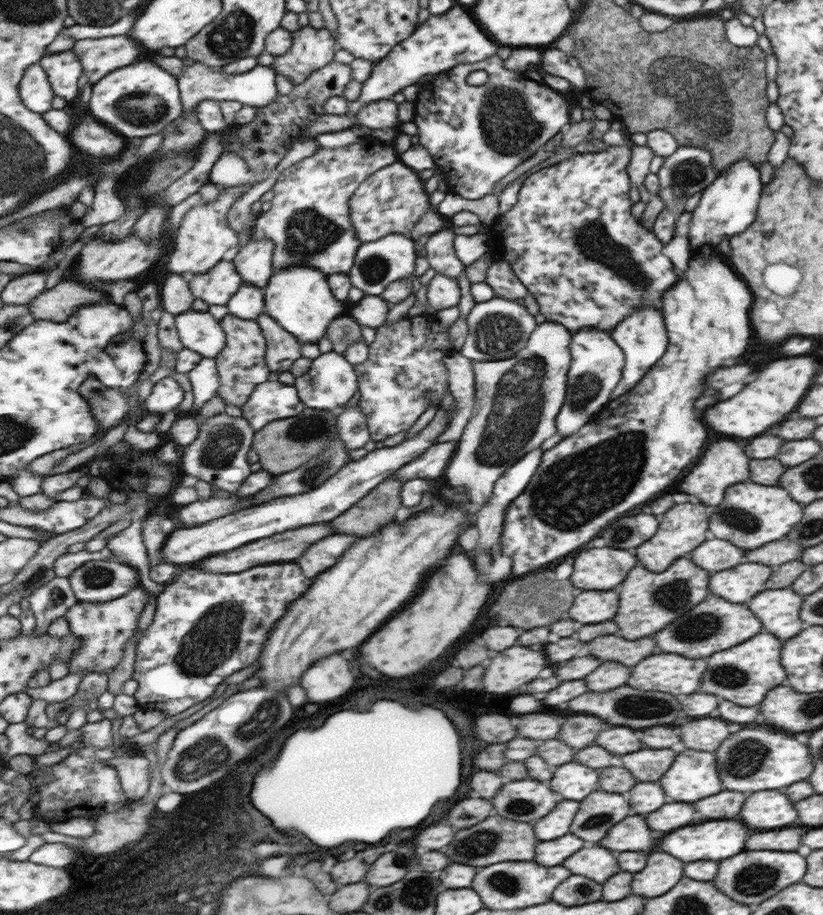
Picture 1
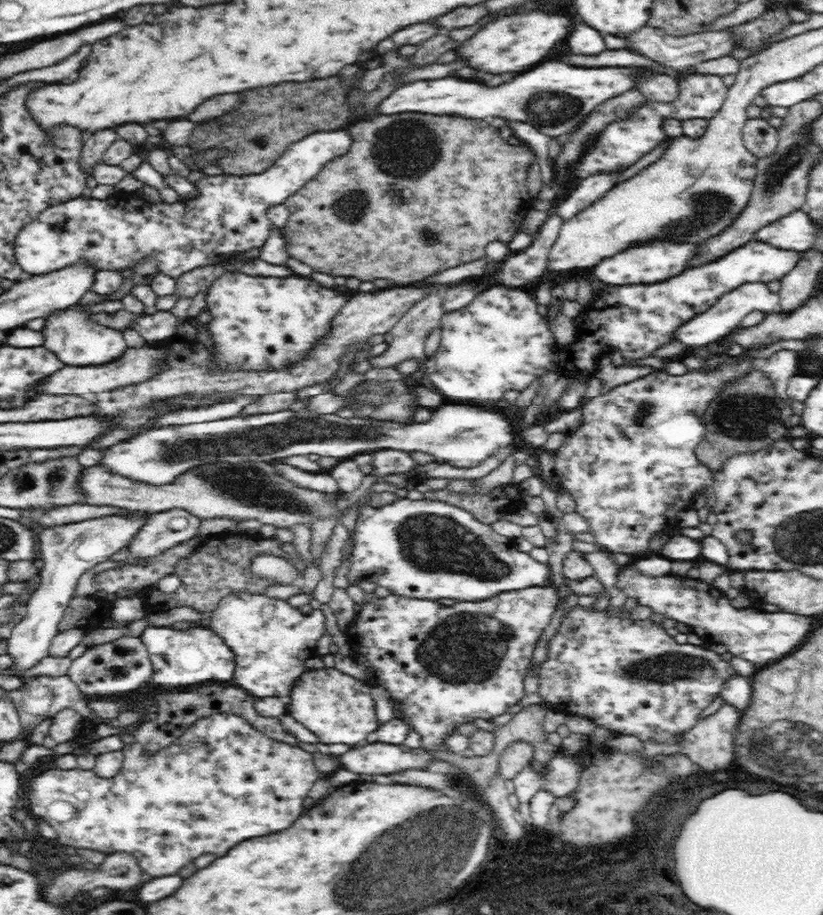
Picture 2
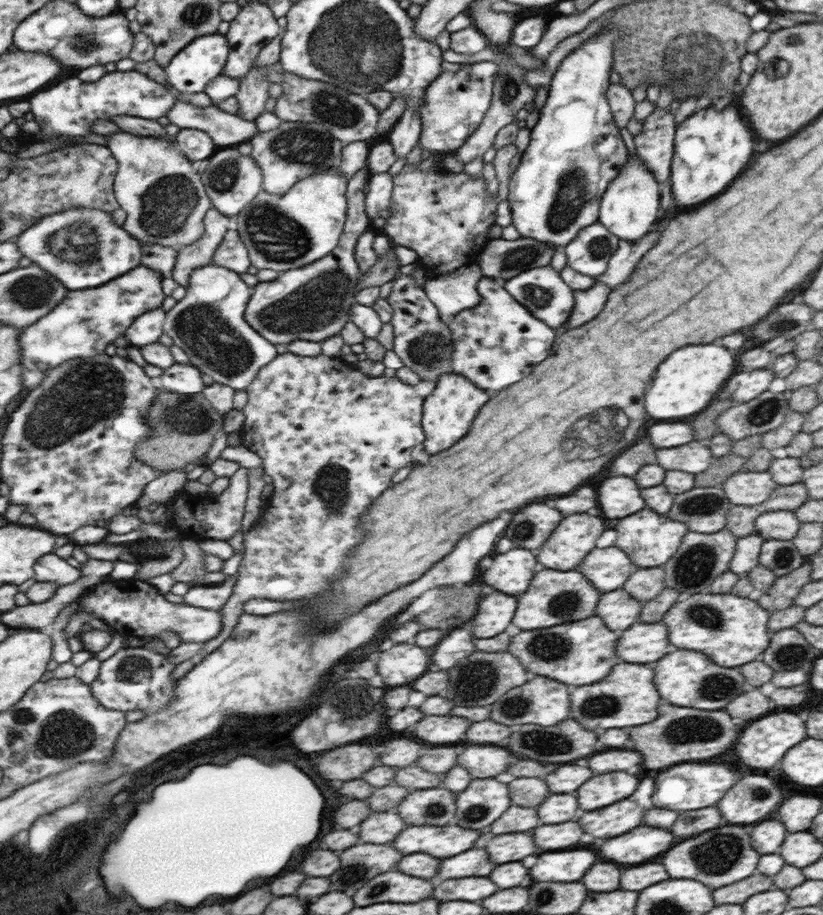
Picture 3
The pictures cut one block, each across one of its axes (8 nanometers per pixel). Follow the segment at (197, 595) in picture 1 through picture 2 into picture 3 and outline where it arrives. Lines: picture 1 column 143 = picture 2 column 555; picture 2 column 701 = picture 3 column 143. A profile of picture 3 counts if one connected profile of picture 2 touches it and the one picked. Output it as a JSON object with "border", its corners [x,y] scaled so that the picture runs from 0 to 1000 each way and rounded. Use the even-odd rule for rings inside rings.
{"border":[[[153,707],[125,723],[124,737],[113,745],[117,763],[136,776],[173,776],[179,783],[207,776],[214,763],[219,743],[211,741],[214,727],[204,716],[191,715],[180,708]]]}

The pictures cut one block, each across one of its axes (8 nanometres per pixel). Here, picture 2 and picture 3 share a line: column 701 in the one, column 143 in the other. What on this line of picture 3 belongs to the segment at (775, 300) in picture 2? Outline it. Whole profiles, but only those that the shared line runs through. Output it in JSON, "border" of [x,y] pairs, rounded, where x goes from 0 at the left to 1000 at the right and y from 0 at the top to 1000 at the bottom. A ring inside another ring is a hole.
{"border":[[[199,337],[175,343],[164,352],[163,358],[156,361],[153,368],[160,377],[169,380],[194,374],[194,369],[203,365],[200,362],[203,344],[204,340]]]}

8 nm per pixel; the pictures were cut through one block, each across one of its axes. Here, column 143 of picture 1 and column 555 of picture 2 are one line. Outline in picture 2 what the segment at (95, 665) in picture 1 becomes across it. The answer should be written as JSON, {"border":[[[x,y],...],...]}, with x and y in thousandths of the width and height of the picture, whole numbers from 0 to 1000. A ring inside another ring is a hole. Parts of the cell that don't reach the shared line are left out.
{"border":[[[676,642],[642,643],[639,645],[617,646],[608,648],[586,658],[554,657],[548,662],[535,661],[525,655],[503,654],[493,650],[475,649],[465,654],[454,652],[445,658],[420,685],[423,704],[428,711],[428,719],[443,728],[456,737],[456,745],[474,757],[484,785],[496,795],[498,800],[510,804],[510,813],[520,822],[547,822],[544,809],[554,802],[559,802],[559,793],[576,791],[576,789],[595,789],[603,787],[608,780],[617,778],[622,772],[627,772],[639,763],[639,739],[646,732],[646,721],[651,715],[651,706],[661,691],[668,686],[668,680],[673,678],[673,671],[685,661],[685,654]]]}

